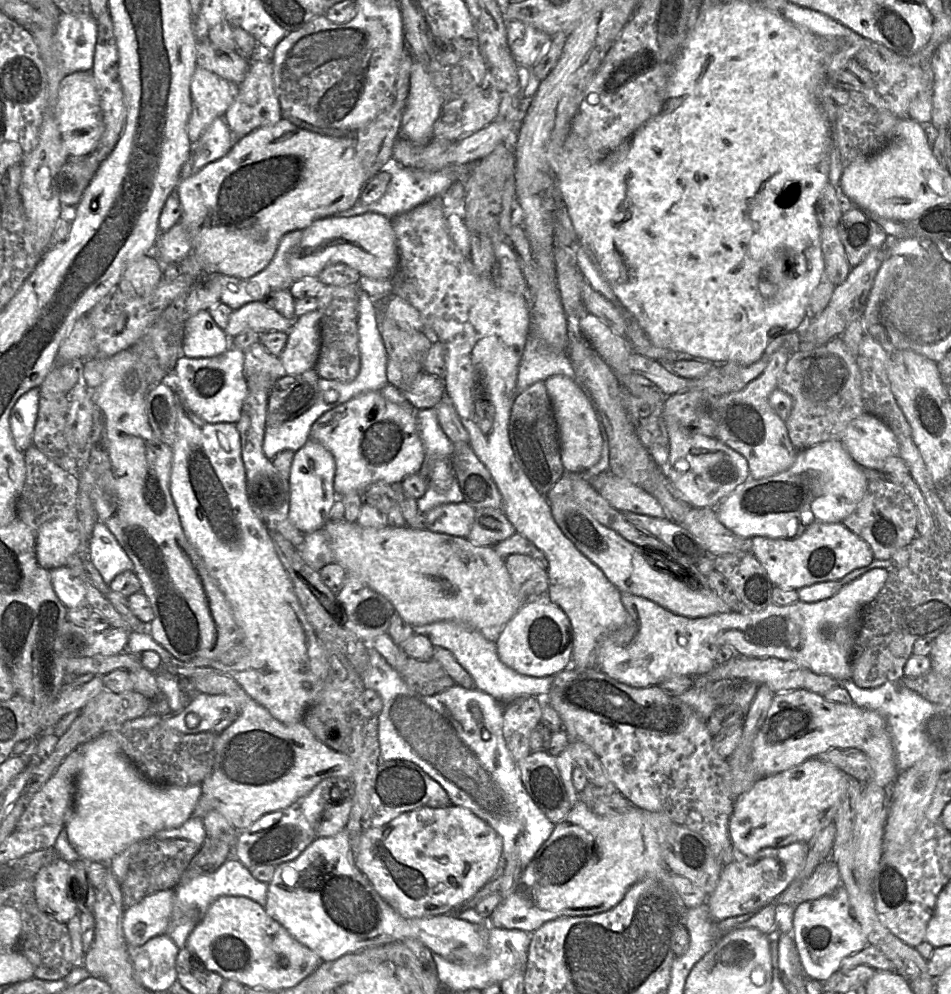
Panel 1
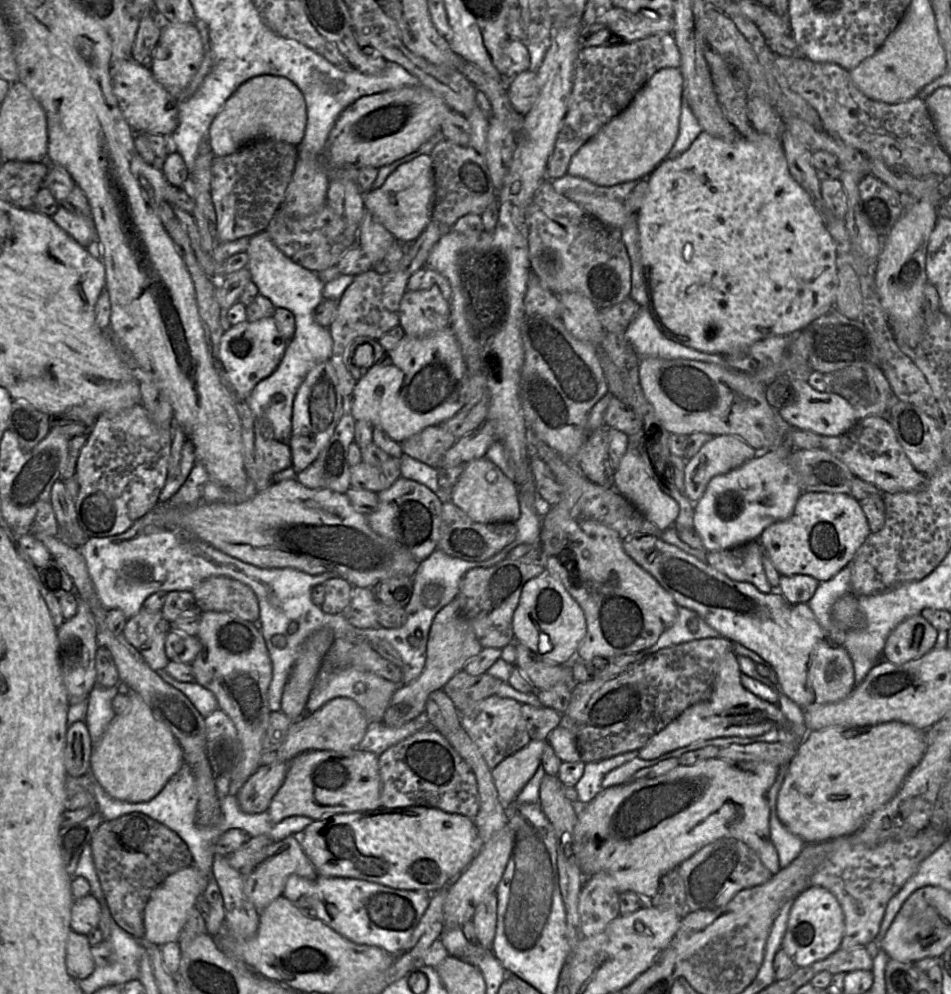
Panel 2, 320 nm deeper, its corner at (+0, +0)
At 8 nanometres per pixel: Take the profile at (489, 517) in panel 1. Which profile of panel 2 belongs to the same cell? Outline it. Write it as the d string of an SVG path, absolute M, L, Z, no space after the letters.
M488 457L466 463L452 490L452 502L472 520L480 523L511 522L520 516L518 486Z

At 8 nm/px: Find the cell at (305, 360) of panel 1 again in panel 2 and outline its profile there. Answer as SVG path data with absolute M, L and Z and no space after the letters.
M273 316L233 325L222 336L219 347L225 381L231 390L238 397L247 399L254 387L278 368L288 344L289 341L279 331Z

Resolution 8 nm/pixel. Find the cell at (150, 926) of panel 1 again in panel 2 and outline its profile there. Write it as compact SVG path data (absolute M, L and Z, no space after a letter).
M194 866L185 867L168 876L151 893L144 909L144 944L162 946L178 941L191 909L205 891L208 879Z

